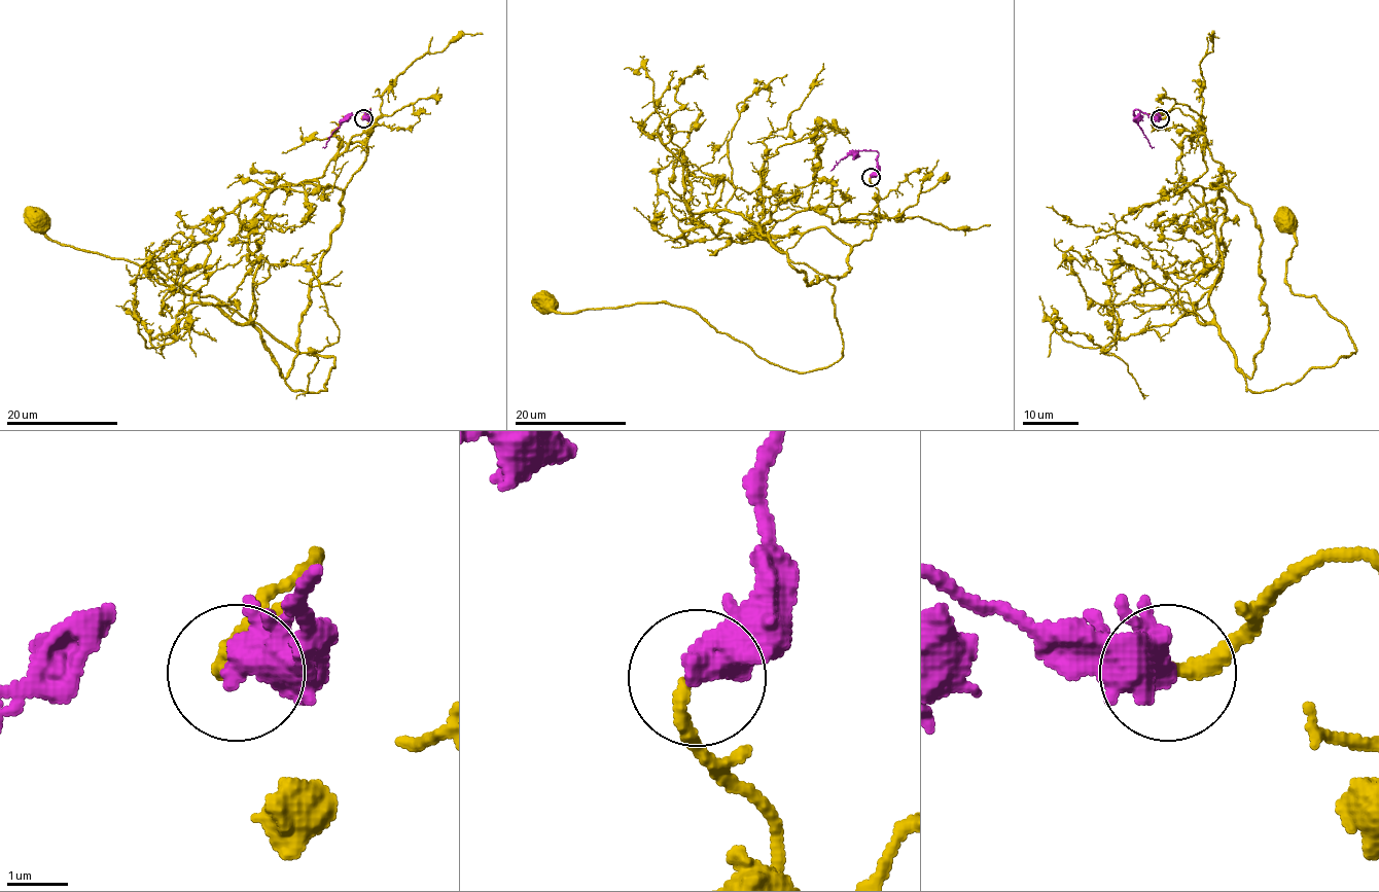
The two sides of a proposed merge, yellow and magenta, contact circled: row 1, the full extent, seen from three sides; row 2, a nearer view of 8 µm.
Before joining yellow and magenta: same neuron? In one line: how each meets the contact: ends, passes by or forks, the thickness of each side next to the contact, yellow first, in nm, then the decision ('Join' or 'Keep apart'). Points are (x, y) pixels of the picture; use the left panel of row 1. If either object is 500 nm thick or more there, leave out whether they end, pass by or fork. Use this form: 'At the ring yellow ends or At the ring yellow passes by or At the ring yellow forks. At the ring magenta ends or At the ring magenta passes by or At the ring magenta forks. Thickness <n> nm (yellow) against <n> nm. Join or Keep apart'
At the ring yellow ends. At the ring magenta passes by. Thickness 240 nm (yellow) against 440 nm. Join

